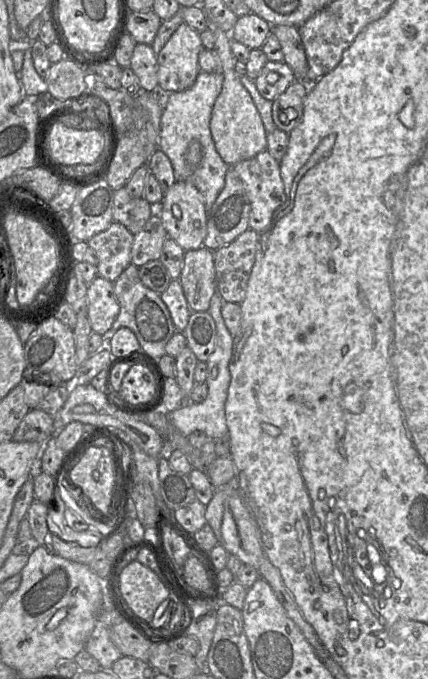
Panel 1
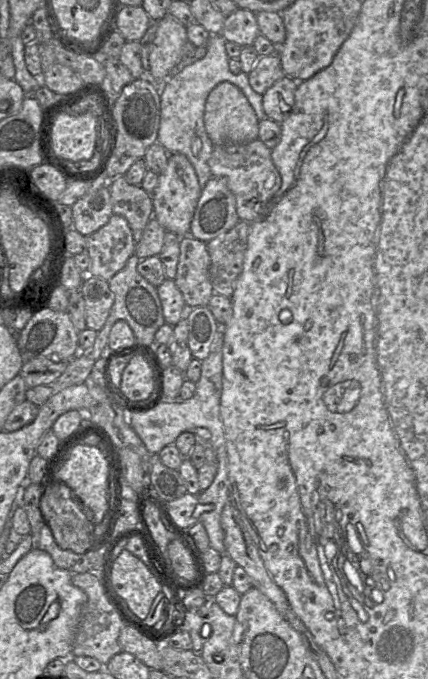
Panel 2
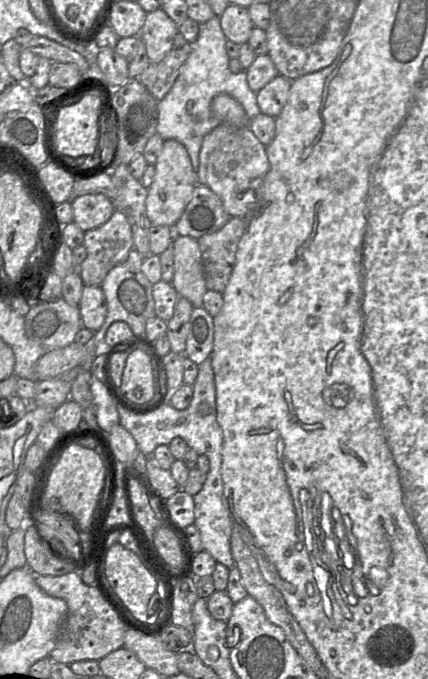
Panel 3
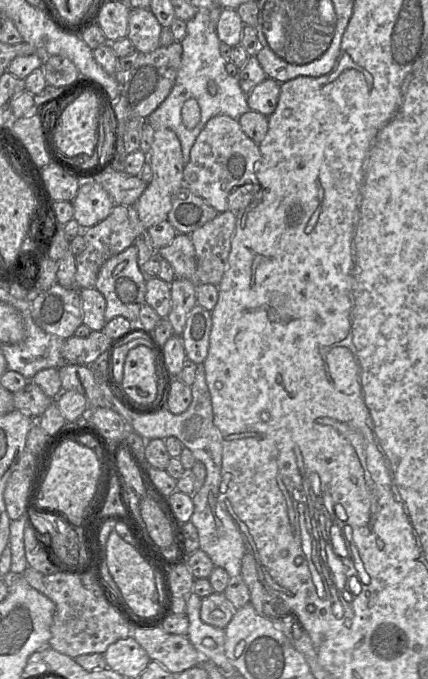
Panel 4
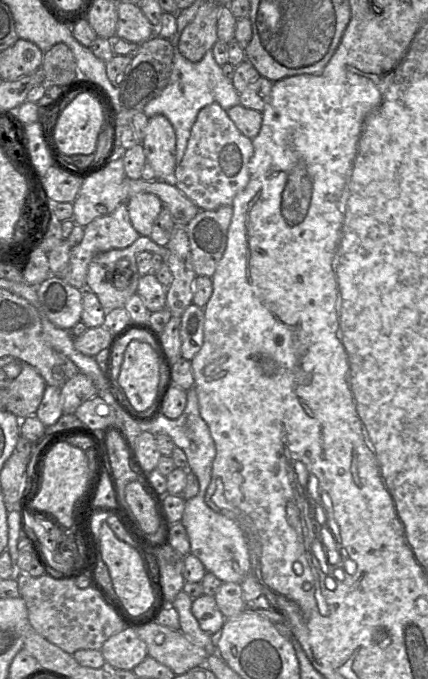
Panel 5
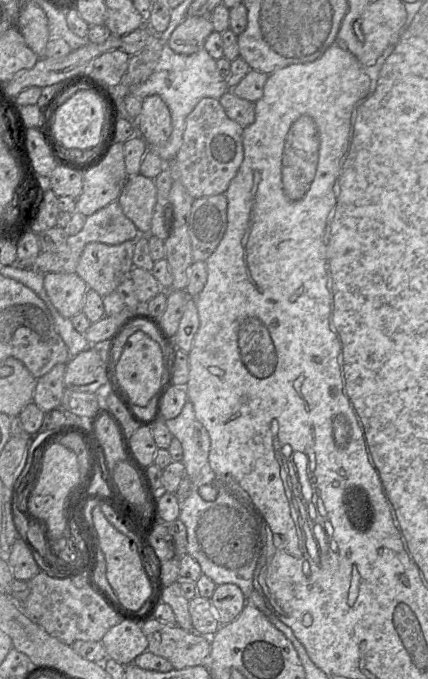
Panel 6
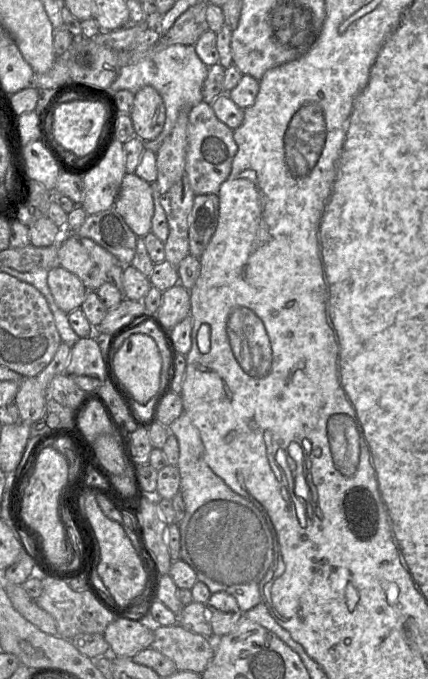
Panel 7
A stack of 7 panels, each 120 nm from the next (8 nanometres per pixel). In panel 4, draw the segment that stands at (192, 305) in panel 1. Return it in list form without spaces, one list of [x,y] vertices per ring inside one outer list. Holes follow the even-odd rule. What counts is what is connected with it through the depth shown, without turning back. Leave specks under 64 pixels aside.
[[[176,234],[172,242],[157,252],[172,266],[175,277],[190,280],[196,286],[198,282],[197,262],[193,243],[189,234]]]

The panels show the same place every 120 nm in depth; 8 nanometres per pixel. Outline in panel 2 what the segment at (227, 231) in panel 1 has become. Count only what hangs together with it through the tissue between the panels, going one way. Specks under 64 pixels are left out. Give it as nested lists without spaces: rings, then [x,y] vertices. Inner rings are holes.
[[[212,176],[201,190],[190,235],[206,243],[229,231],[239,221],[236,199],[226,179]]]

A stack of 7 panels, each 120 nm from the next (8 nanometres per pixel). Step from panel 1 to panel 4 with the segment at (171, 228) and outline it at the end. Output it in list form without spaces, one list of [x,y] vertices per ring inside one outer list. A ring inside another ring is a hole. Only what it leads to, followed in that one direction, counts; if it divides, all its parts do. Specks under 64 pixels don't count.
[[[154,129],[154,139],[147,155],[152,177],[146,189],[134,203],[138,217],[146,228],[150,228],[164,220],[172,207],[173,196],[182,187],[184,162],[182,149],[177,135],[170,129]]]

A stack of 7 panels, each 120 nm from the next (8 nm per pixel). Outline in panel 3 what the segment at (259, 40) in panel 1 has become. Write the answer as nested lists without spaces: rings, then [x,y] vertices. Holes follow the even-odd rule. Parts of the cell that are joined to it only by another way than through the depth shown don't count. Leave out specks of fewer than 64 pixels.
[[[228,4],[219,18],[226,39],[239,45],[248,42],[254,25],[246,7]]]

